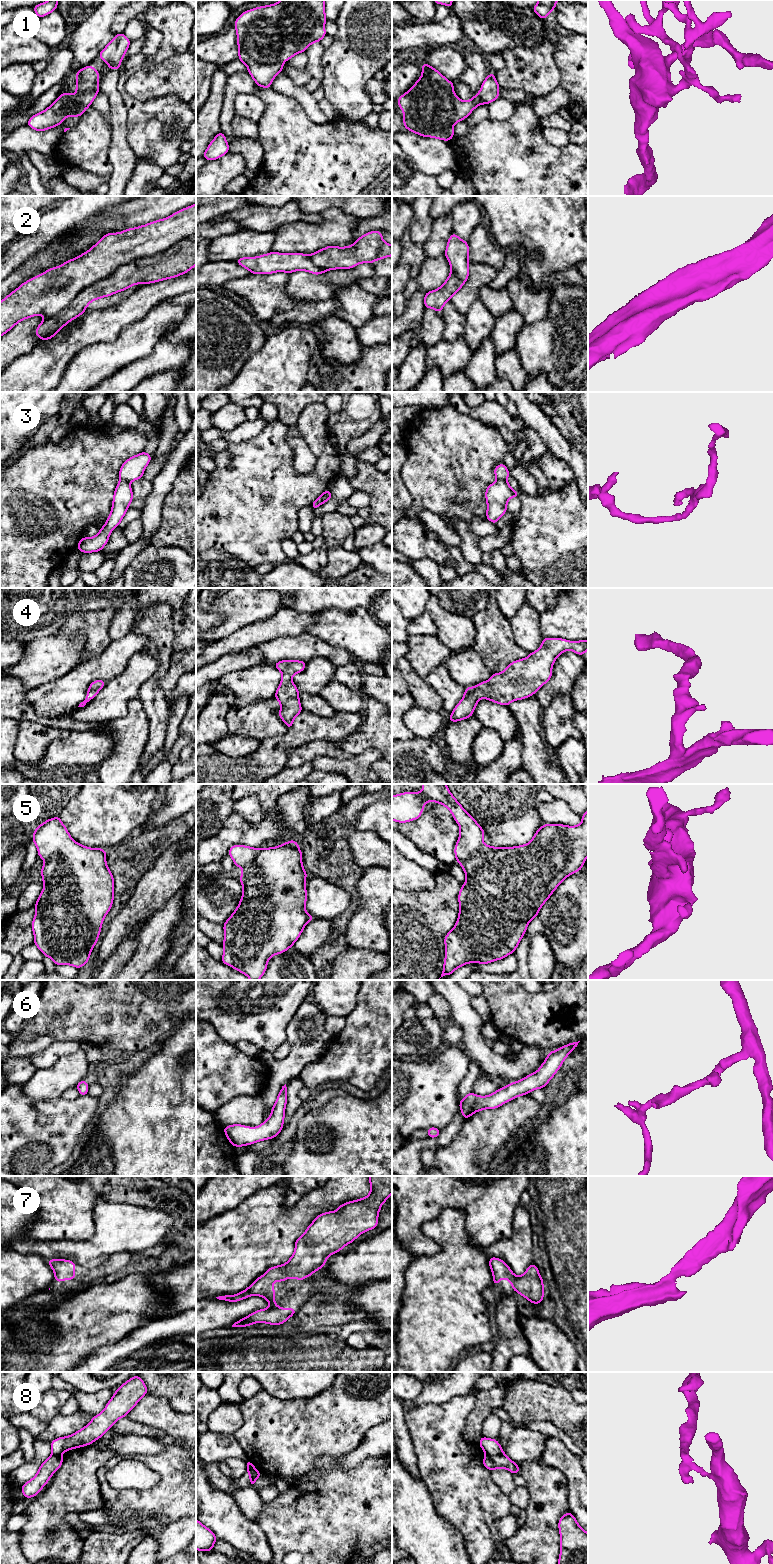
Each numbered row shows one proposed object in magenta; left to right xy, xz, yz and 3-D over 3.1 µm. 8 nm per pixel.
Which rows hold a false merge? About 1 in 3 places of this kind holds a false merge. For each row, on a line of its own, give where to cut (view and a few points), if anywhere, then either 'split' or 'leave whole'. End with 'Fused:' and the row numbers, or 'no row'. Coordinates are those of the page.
1: cut none; leave whole
2: cut xy (195, 232), (120, 265), (44, 320); split
3: cut xz (321, 495), (319, 504); split
4: cut none; leave whole
5: cut none; leave whole
6: cut none; leave whole
7: cut none; leave whole
8: cut yz (486, 1453), (501, 1454); split
Fused: 2, 3, 8

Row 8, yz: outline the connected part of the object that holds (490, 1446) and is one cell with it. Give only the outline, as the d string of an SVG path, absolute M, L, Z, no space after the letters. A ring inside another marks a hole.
M481 1436L479 1445L487 1455L500 1455L504 1452L504 1449L499 1445L497 1439Z

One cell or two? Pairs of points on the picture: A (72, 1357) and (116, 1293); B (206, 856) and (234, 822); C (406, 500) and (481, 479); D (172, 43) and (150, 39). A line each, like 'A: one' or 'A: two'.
A: one
B: one
C: two
D: two

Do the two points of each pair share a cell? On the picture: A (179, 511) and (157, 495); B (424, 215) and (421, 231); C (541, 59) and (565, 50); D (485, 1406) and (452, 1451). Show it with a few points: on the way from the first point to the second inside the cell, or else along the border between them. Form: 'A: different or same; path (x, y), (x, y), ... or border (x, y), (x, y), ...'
A: different; border (175, 479), (171, 490), (165, 496), (160, 522)
B: same; path (422, 219), (421, 227)
C: different; border (554, 44), (554, 62), (560, 77)
D: different; border (470, 1412), (463, 1436), (468, 1441), (478, 1443)

